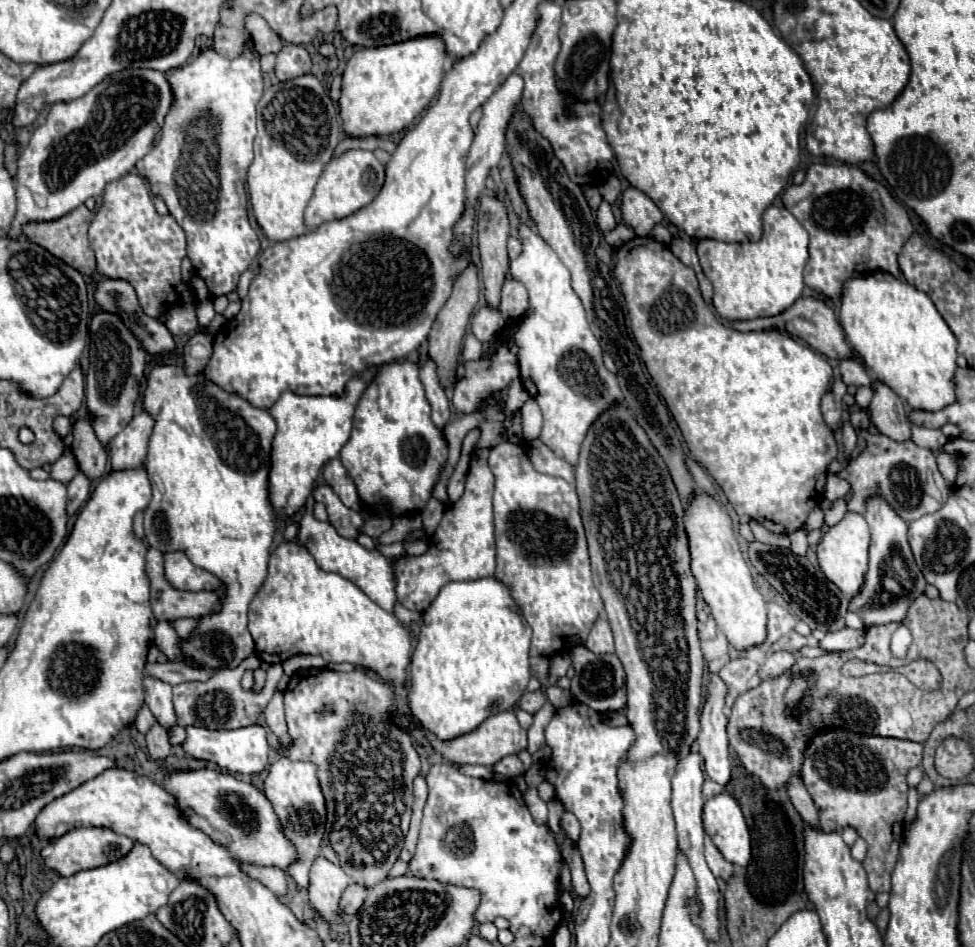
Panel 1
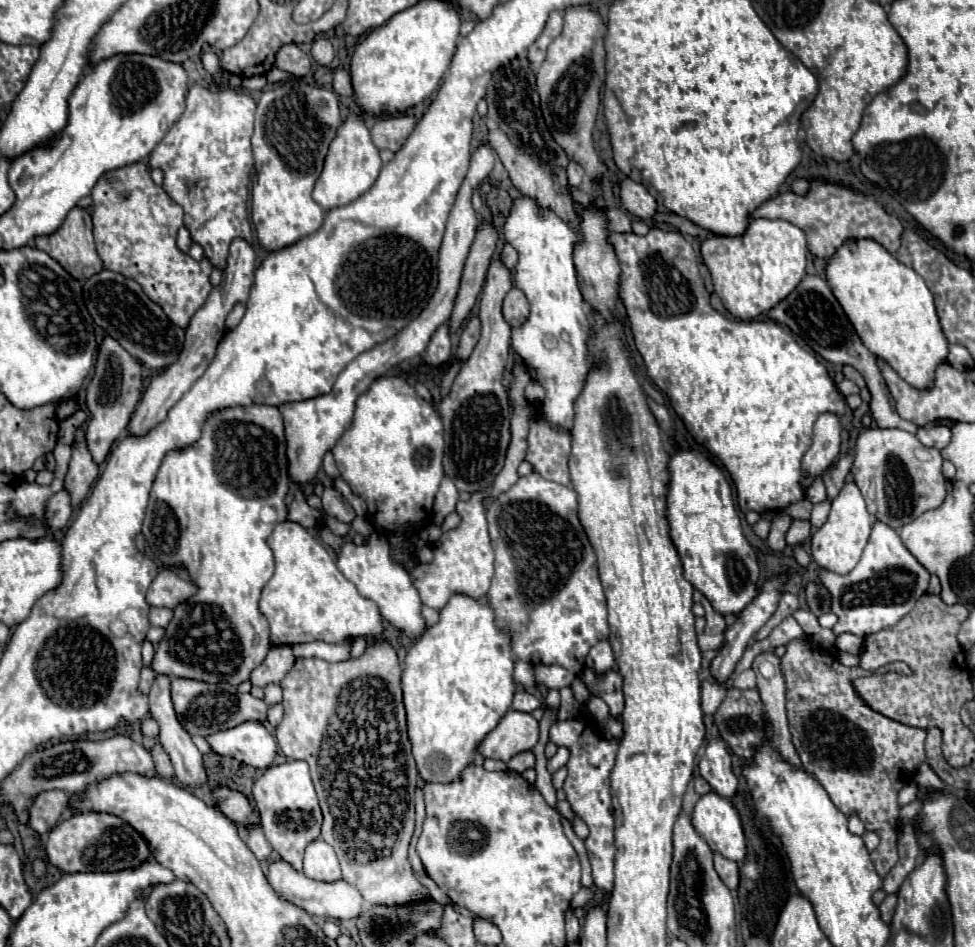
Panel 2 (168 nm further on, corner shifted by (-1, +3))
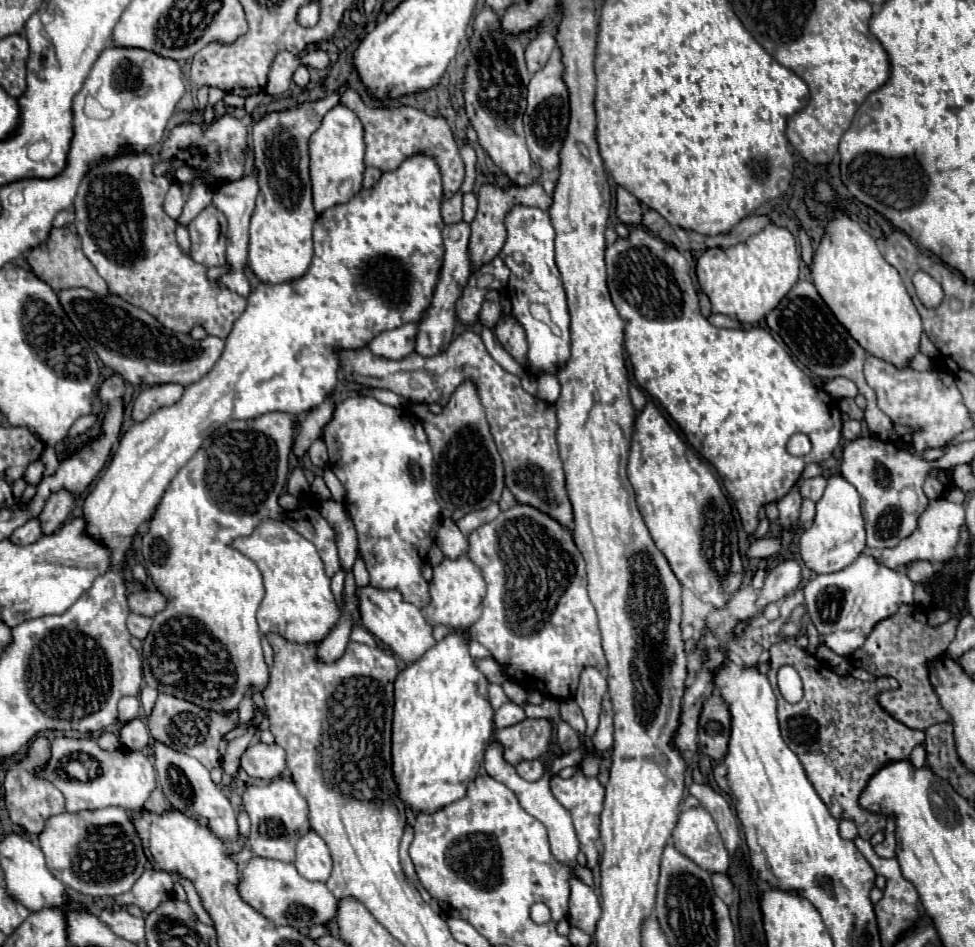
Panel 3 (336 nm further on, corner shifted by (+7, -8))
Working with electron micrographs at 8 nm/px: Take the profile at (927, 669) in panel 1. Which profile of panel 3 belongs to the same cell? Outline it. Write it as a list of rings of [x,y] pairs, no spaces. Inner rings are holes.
[[[780,640],[770,648],[770,662],[772,668],[768,678],[776,690],[778,720],[784,742],[800,758],[808,780],[822,802],[826,802],[830,814],[838,820],[852,820],[858,826],[858,834],[868,840],[872,834],[884,830],[886,818],[870,814],[858,806],[864,786],[878,768],[894,760],[906,760],[912,748],[924,742],[922,730],[902,726],[902,722],[890,718],[890,714],[878,706],[876,696],[884,690],[896,690],[898,682],[894,678],[862,682],[852,676],[838,676],[830,668],[822,666],[816,656],[798,648],[790,640]],[[782,664],[792,664],[804,682],[804,698],[796,704],[786,702],[778,692],[776,672]]]

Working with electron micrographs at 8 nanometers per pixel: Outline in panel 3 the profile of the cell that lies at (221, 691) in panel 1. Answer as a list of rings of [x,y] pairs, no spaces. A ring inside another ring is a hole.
[[[158,694],[158,700],[154,704],[154,710],[146,718],[146,726],[156,742],[162,742],[170,746],[172,750],[184,752],[188,756],[198,758],[208,770],[220,766],[220,752],[218,744],[224,732],[232,730],[232,726],[238,722],[238,714],[218,714],[210,712],[204,708],[198,708],[186,700],[168,696],[168,694]]]

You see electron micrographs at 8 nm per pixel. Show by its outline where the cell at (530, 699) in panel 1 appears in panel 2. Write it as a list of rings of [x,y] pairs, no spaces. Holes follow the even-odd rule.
[[[520,691],[514,695],[514,701],[512,701],[512,709],[516,711],[526,711],[526,713],[532,713],[534,709],[542,707],[540,705],[540,699],[534,695],[534,693],[528,693],[528,691]]]

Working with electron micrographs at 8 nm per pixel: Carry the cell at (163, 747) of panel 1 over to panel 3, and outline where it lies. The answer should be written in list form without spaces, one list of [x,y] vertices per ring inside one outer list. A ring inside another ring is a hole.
[[[154,790],[152,796],[148,798],[146,806],[144,806],[146,812],[154,812],[154,814],[162,814],[162,812],[166,812],[168,808],[170,808],[170,804],[168,804],[166,796],[164,796],[160,790]]]

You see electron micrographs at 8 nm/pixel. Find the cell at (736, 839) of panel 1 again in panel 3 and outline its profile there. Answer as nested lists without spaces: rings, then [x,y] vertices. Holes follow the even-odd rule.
[[[702,806],[680,812],[672,832],[672,842],[676,850],[686,854],[706,872],[728,872],[730,854],[724,848],[716,822]]]

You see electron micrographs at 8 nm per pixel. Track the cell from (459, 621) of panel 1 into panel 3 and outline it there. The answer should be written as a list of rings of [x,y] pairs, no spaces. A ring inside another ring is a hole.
[[[450,632],[444,640],[436,642],[434,648],[430,648],[420,660],[416,660],[414,664],[406,666],[398,678],[396,678],[396,684],[394,684],[394,720],[392,720],[392,772],[394,772],[394,782],[398,782],[398,794],[402,794],[402,802],[412,808],[412,812],[420,814],[434,814],[434,810],[442,810],[446,808],[448,804],[464,798],[466,794],[466,788],[468,784],[476,778],[478,770],[480,770],[480,764],[482,764],[482,758],[484,758],[484,752],[488,748],[488,742],[490,742],[490,734],[494,730],[494,710],[488,702],[488,680],[486,676],[474,666],[472,662],[472,656],[468,652],[468,642],[464,638],[464,632]]]

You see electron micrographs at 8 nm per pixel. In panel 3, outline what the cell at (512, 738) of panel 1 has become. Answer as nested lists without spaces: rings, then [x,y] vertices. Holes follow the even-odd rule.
[[[530,720],[500,728],[496,732],[500,744],[504,744],[504,758],[510,764],[518,764],[522,760],[534,760],[544,756],[552,744],[552,724],[548,720]]]

